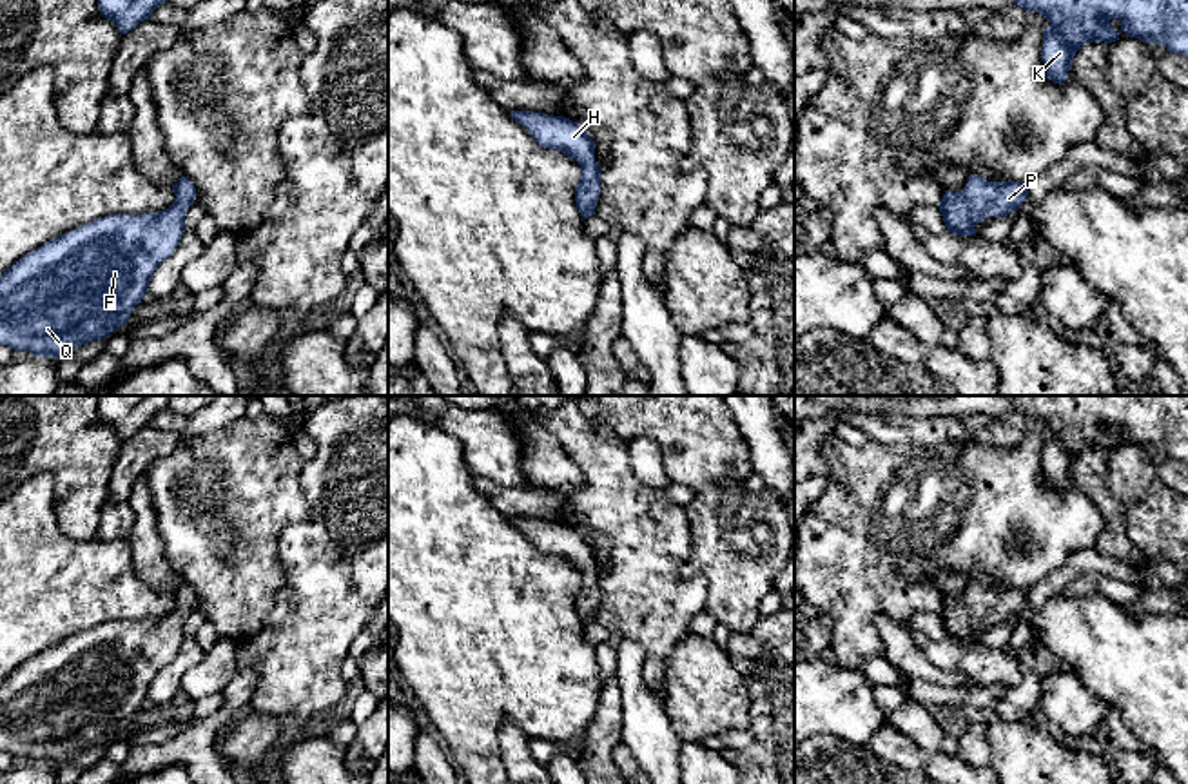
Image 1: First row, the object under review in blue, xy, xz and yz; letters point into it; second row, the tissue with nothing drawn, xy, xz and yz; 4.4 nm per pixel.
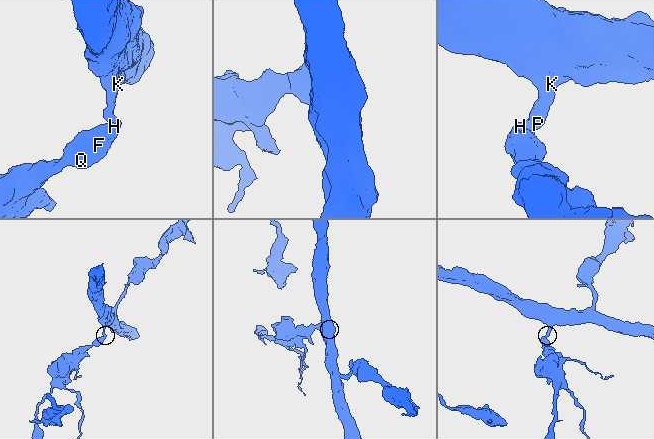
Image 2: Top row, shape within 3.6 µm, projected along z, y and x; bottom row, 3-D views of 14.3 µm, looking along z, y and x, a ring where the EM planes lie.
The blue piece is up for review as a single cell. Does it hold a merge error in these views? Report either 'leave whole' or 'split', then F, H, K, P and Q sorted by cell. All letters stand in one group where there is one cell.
leave whole | F H K P Q

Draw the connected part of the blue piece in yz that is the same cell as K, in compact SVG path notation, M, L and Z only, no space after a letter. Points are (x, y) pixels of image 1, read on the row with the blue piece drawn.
M1014 0L1014 5L1050 22L1041 29L1041 62L1054 83L1066 82L1074 56L1086 42L1119 40L1110 25L1114 18L1126 36L1188 56L1188 0Z

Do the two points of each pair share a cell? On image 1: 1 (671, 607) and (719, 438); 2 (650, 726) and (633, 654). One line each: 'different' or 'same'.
1: different
2: same

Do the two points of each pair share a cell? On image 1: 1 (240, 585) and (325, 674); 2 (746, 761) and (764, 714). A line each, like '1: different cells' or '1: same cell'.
1: different cells
2: same cell

